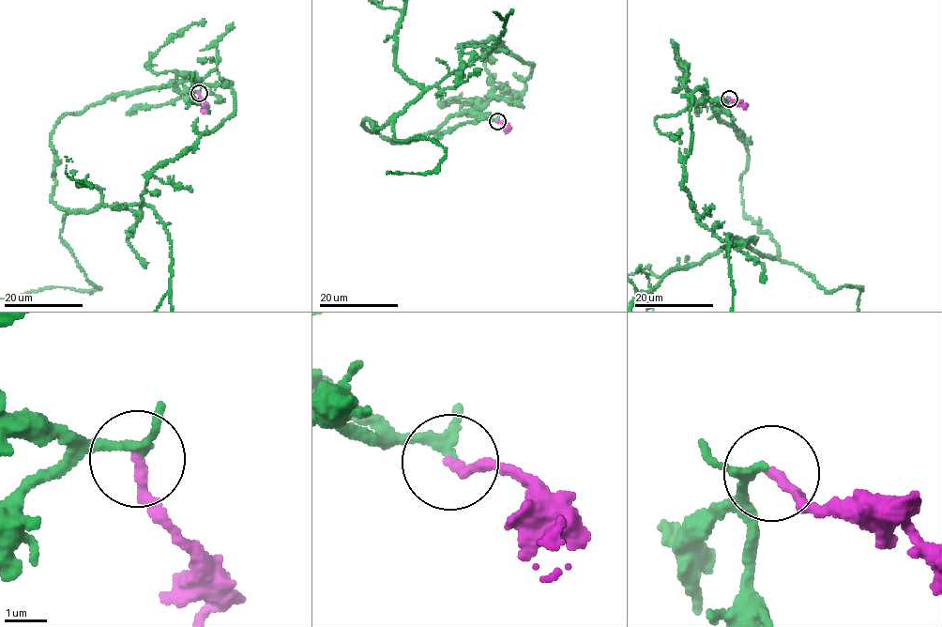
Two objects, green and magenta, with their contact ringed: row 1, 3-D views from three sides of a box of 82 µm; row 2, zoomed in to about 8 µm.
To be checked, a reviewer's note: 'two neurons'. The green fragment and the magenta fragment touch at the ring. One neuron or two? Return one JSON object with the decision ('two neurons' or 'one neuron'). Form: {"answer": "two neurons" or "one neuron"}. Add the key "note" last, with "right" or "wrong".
{"answer": "one neuron", "note": "wrong"}

